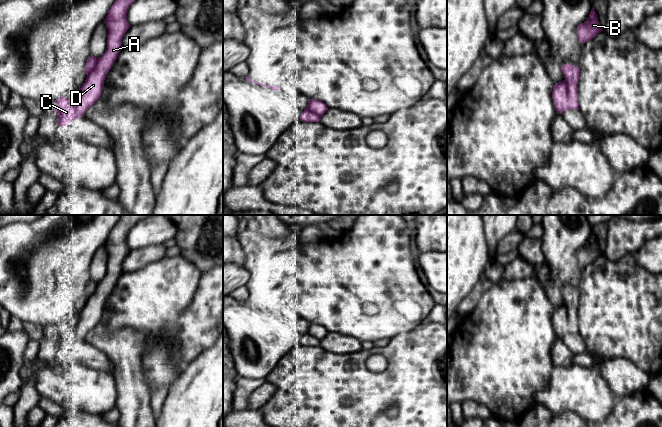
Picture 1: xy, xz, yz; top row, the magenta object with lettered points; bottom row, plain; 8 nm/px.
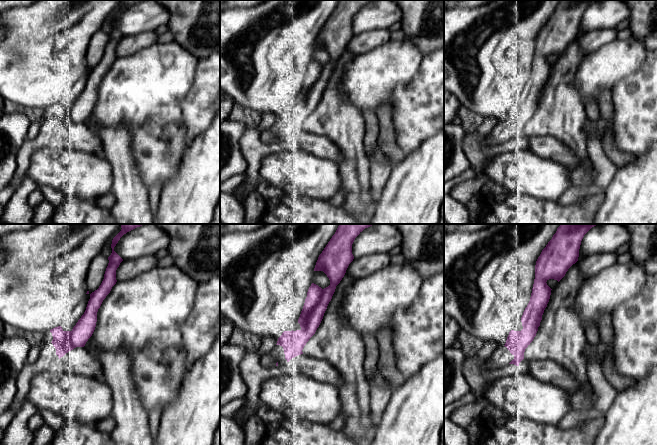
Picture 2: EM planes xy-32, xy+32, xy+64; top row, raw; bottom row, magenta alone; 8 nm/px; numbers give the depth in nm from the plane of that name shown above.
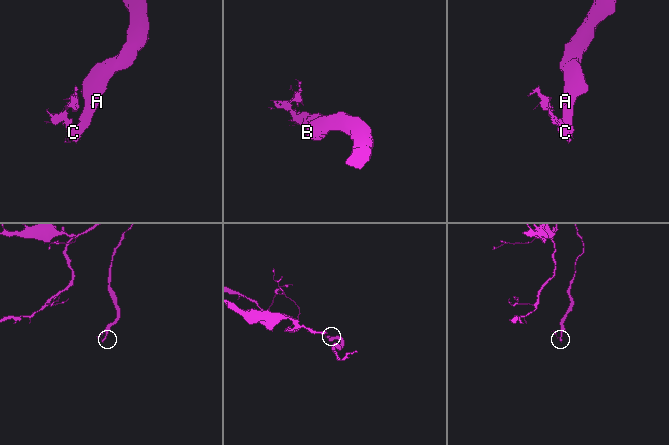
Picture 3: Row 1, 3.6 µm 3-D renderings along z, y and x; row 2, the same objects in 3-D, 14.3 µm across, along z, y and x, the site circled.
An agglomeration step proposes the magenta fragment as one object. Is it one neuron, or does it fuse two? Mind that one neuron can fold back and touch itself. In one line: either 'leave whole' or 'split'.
leave whole

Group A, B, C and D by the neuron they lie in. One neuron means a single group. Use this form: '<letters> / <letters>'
A B C D

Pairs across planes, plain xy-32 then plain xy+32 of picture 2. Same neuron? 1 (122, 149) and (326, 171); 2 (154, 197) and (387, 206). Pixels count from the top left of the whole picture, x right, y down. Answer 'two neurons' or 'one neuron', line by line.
1: two neurons
2: two neurons

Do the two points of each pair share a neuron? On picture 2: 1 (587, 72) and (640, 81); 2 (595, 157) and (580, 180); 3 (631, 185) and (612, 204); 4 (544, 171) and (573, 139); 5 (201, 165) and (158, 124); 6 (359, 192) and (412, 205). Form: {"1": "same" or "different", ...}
{"1": "different", "2": "different", "3": "same", "4": "different", "5": "different", "6": "different"}

